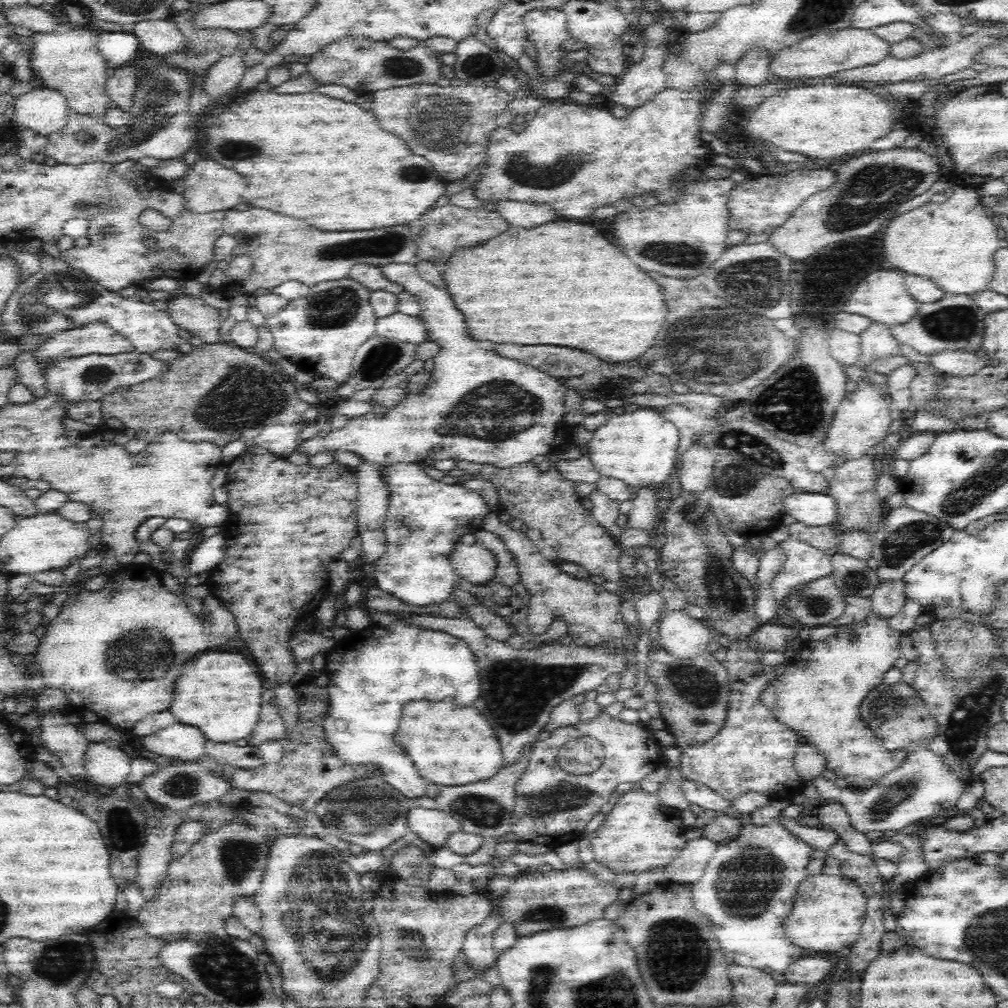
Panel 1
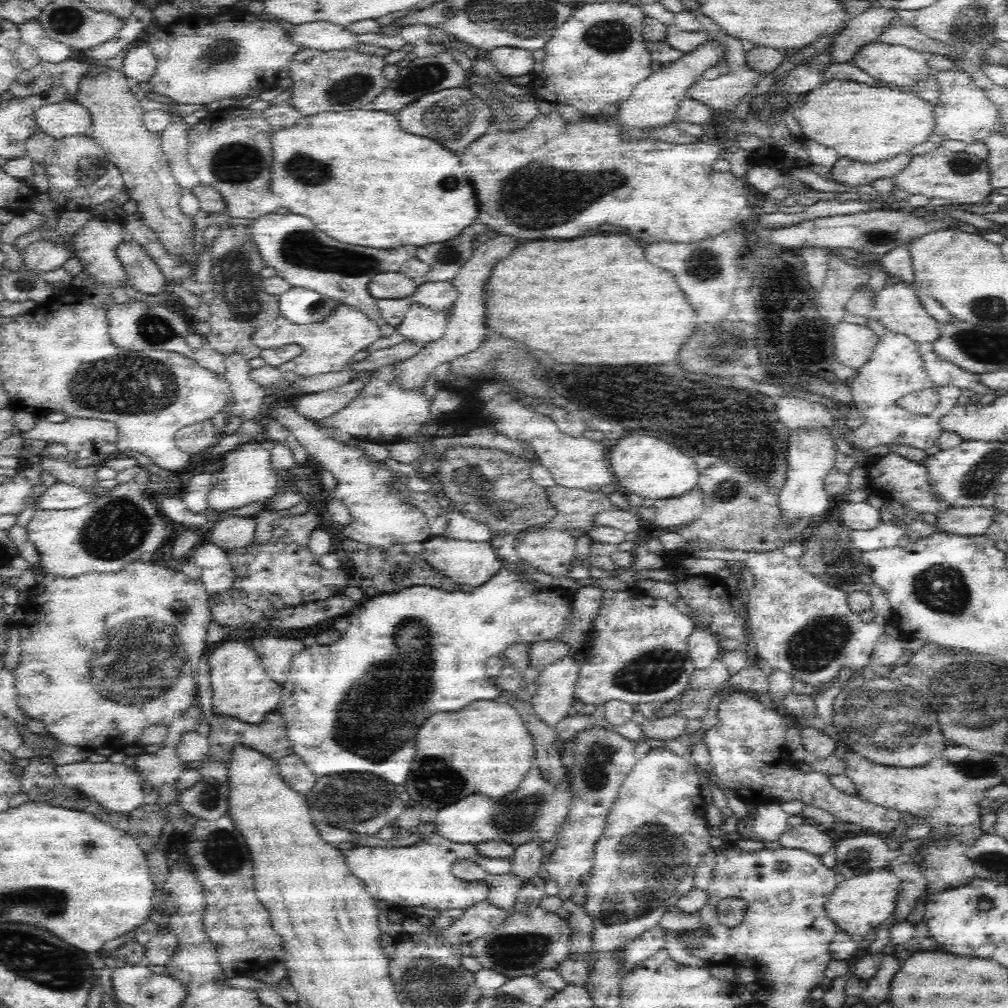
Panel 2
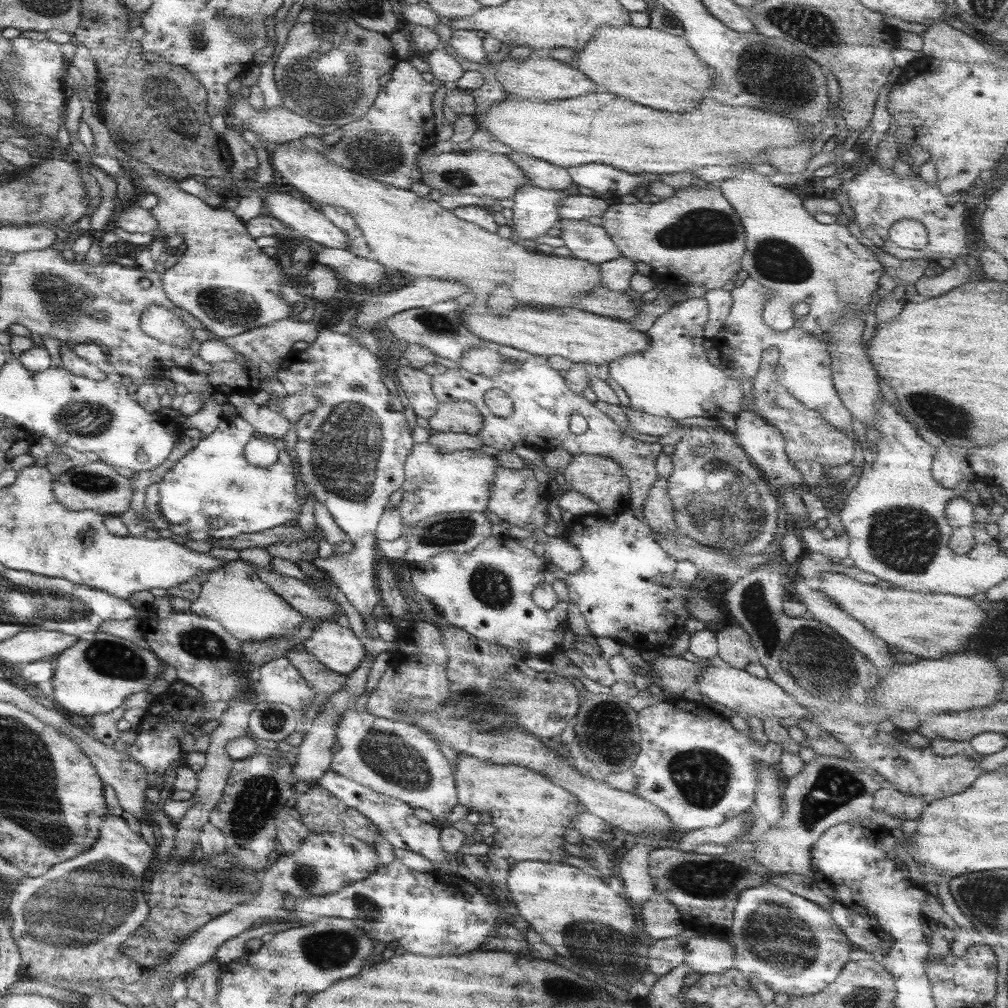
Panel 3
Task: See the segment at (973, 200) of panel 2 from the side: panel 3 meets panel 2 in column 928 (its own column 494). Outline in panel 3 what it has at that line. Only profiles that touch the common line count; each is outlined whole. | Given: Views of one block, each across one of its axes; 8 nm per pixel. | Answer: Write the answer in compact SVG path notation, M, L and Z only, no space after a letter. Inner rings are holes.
M470 149L464 153L446 152L439 155L423 153L417 160L421 168L423 183L431 188L446 193L466 193L474 196L492 196L496 200L514 198L516 191L523 185L528 185L529 180L523 170L509 160L509 156L483 149Z

